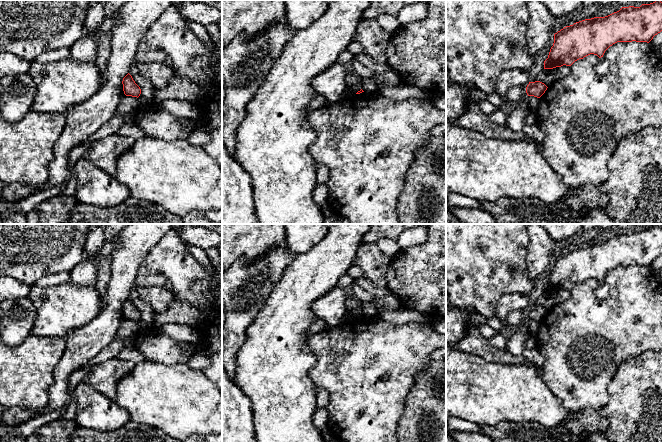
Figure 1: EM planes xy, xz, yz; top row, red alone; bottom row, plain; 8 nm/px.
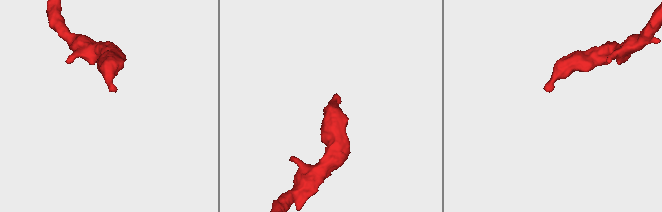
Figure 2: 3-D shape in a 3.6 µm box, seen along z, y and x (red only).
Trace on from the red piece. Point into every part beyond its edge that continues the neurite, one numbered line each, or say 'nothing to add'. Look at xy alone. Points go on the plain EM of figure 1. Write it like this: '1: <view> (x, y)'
nothing to add

